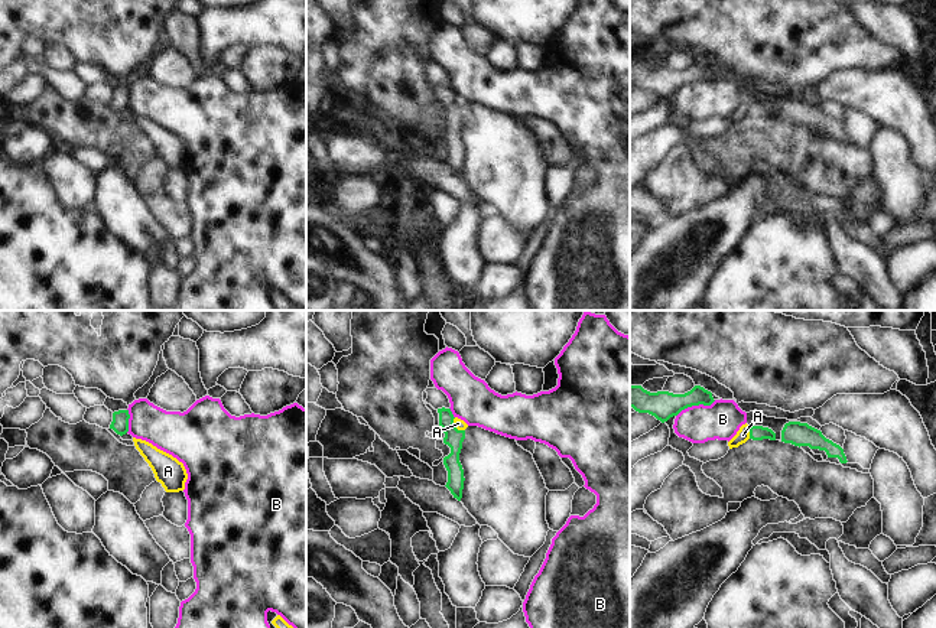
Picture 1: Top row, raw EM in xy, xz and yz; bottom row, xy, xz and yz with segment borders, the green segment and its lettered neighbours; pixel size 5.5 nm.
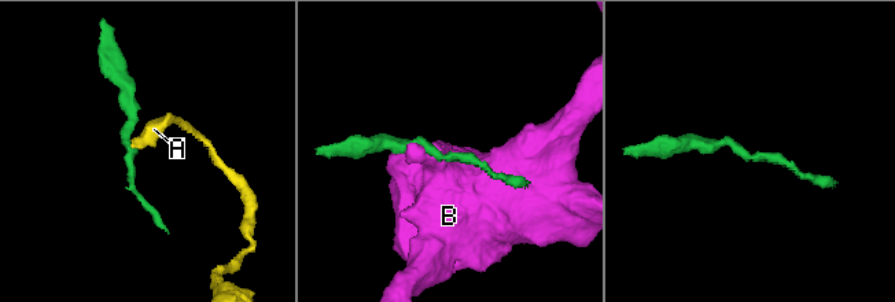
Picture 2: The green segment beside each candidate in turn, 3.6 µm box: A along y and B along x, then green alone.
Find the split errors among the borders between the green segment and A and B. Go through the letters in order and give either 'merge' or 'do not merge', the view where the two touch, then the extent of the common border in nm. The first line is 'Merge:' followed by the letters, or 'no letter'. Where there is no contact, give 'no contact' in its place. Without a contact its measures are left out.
Merge: no letter
A: do not merge; contact in xz; length 100 nm
B: do not merge; contact in yz; length 240 nm

